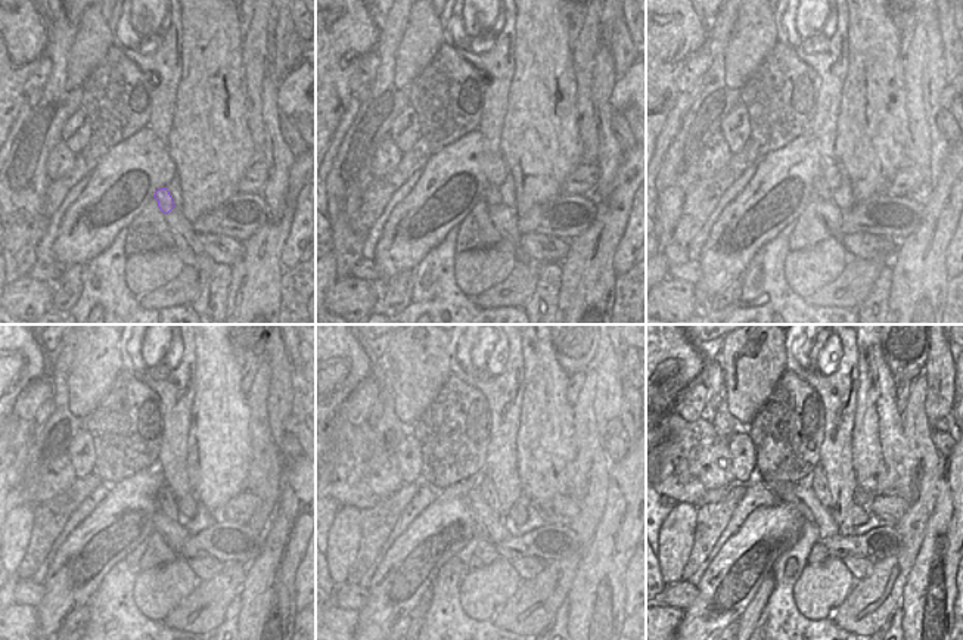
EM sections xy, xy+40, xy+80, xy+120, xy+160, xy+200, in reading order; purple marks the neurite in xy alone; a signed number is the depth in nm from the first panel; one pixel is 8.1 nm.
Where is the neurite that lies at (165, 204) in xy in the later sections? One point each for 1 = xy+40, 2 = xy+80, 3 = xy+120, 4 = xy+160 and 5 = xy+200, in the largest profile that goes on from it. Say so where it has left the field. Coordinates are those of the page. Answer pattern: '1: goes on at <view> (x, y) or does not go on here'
1: goes on at xy+40 (491, 195)
2: goes on at xy+80 (820, 189)
3: goes on at xy+120 (167, 502)
4: goes on at xy+160 (485, 484)
5: goes on at xy+200 (817, 481)

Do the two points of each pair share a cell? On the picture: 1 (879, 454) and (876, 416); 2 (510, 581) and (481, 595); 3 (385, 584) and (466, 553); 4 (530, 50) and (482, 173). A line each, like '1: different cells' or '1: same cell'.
1: same cell
2: same cell
3: different cells
4: different cells

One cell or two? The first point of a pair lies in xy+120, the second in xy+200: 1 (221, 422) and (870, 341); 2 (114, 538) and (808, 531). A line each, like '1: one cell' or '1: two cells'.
1: one cell
2: two cells

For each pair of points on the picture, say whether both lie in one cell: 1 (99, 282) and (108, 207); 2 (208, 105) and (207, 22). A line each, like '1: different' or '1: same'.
1: different
2: same

